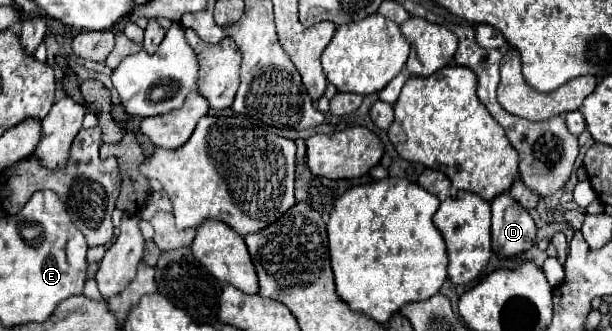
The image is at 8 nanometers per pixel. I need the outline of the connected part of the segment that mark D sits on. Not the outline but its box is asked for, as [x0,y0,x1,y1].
[491,193,535,259]

